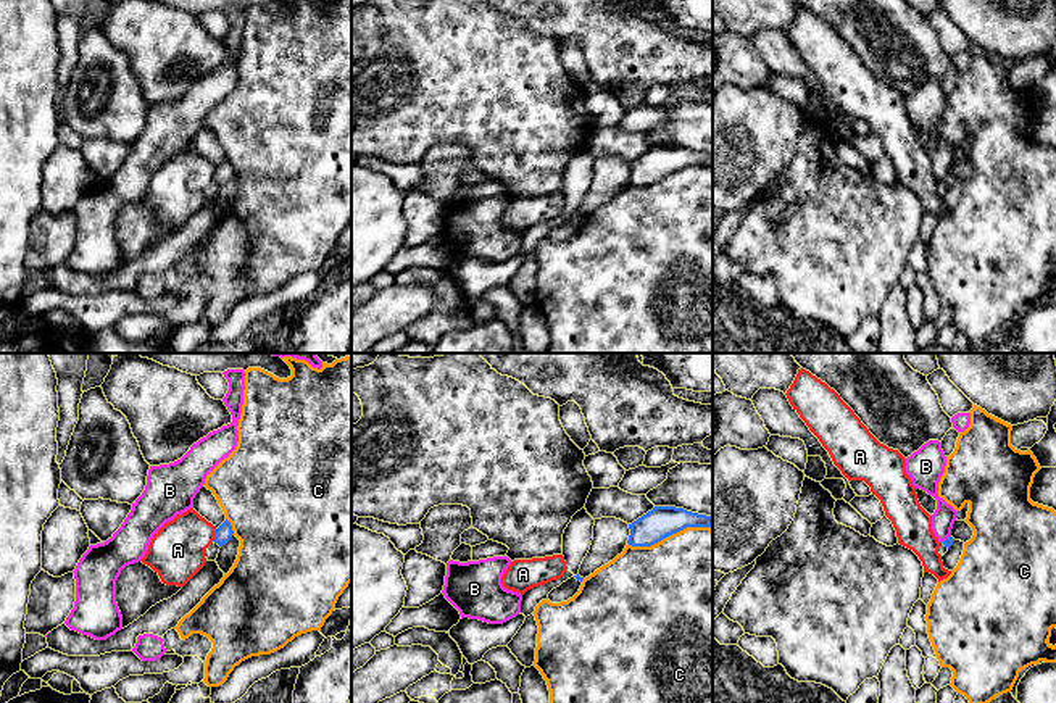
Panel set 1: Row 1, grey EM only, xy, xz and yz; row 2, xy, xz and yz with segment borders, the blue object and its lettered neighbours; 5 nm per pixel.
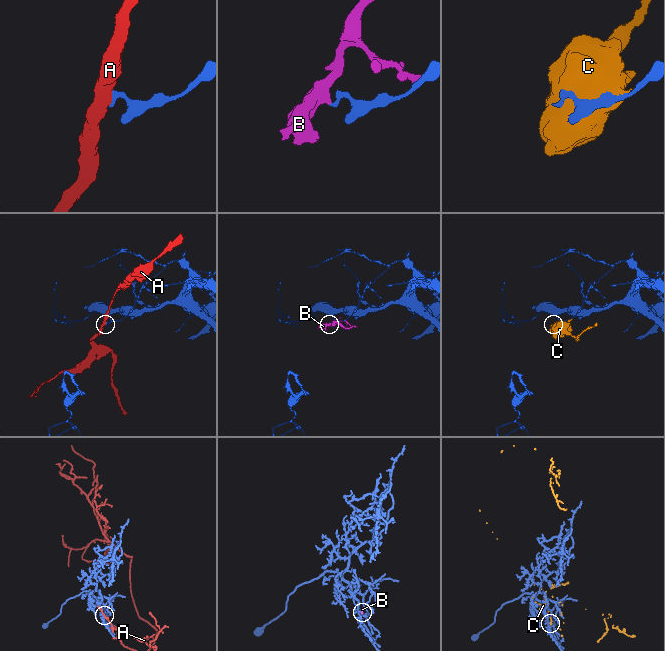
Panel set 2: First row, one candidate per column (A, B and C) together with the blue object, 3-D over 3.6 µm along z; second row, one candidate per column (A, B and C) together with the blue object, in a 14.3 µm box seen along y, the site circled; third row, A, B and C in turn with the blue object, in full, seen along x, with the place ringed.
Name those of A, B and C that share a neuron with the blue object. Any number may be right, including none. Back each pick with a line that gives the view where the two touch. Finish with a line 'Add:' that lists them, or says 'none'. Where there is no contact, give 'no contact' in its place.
Add: none

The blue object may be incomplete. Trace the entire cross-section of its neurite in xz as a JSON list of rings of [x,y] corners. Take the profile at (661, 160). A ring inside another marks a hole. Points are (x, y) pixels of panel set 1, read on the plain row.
[[[655,145],[651,150],[629,163],[627,182],[632,185],[651,185],[663,177],[687,166],[711,166],[713,155],[698,153],[676,145]]]

